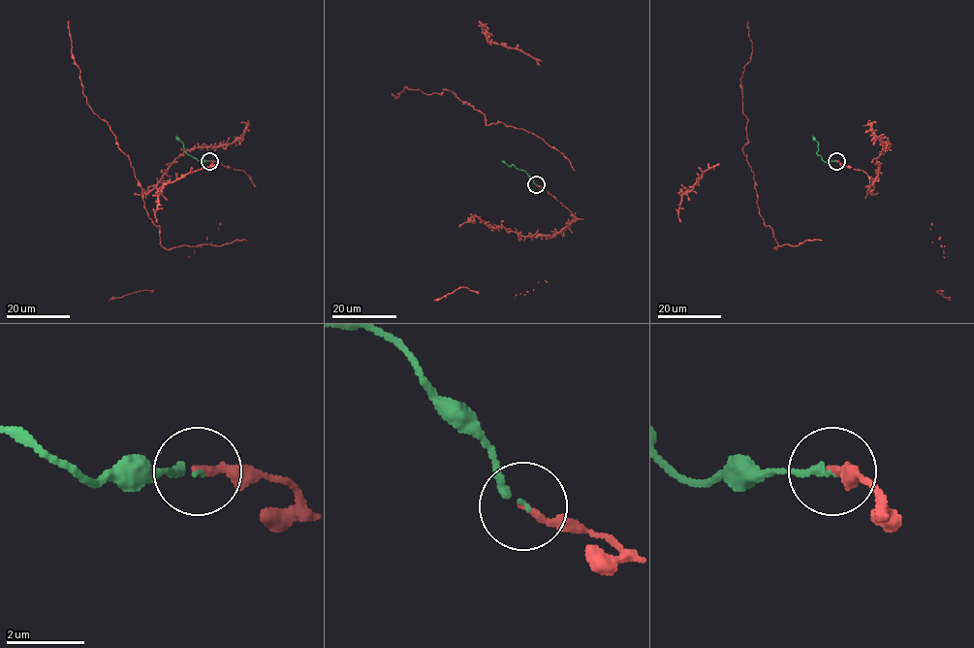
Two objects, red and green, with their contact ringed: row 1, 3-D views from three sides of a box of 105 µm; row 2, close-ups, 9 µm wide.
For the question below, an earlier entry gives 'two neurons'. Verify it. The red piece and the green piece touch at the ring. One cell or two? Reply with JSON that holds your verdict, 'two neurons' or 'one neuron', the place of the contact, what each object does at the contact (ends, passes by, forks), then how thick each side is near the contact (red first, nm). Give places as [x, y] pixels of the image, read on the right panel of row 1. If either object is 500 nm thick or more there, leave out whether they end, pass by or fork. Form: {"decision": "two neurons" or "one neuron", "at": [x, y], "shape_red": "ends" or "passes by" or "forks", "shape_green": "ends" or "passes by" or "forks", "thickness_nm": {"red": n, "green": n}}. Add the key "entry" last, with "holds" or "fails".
{"decision": "one neuron", "at": [836, 161], "shape_red": "ends", "shape_green": "ends", "thickness_nm": {"red": 180, "green": 170}, "entry": "fails"}

